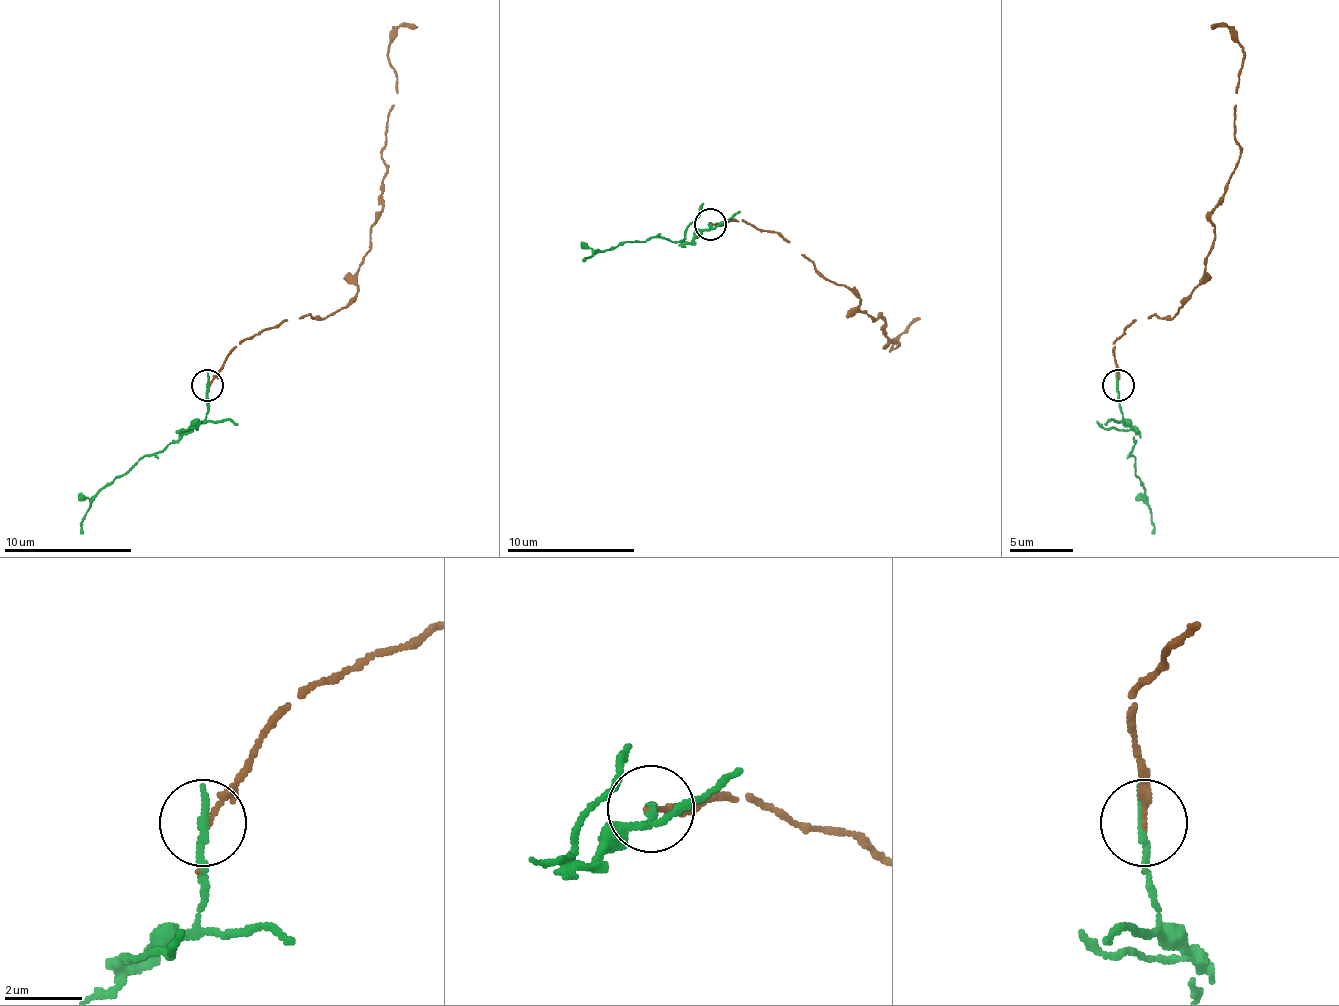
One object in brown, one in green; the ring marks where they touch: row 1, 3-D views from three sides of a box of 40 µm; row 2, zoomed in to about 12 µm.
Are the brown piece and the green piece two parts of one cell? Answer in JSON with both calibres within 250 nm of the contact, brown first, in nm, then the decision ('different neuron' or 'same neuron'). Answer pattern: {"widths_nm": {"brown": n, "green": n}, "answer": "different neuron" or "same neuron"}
{"widths_nm": {"brown": 110, "green": 240}, "answer": "different neuron"}

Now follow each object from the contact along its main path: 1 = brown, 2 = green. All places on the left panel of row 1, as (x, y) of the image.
1: (207, 386), (238, 344), (356, 293), (398, 92), (388, 45), (401, 25), (417, 29)
2: (207, 386), (207, 415), (117, 475), (85, 514), (82, 533)

